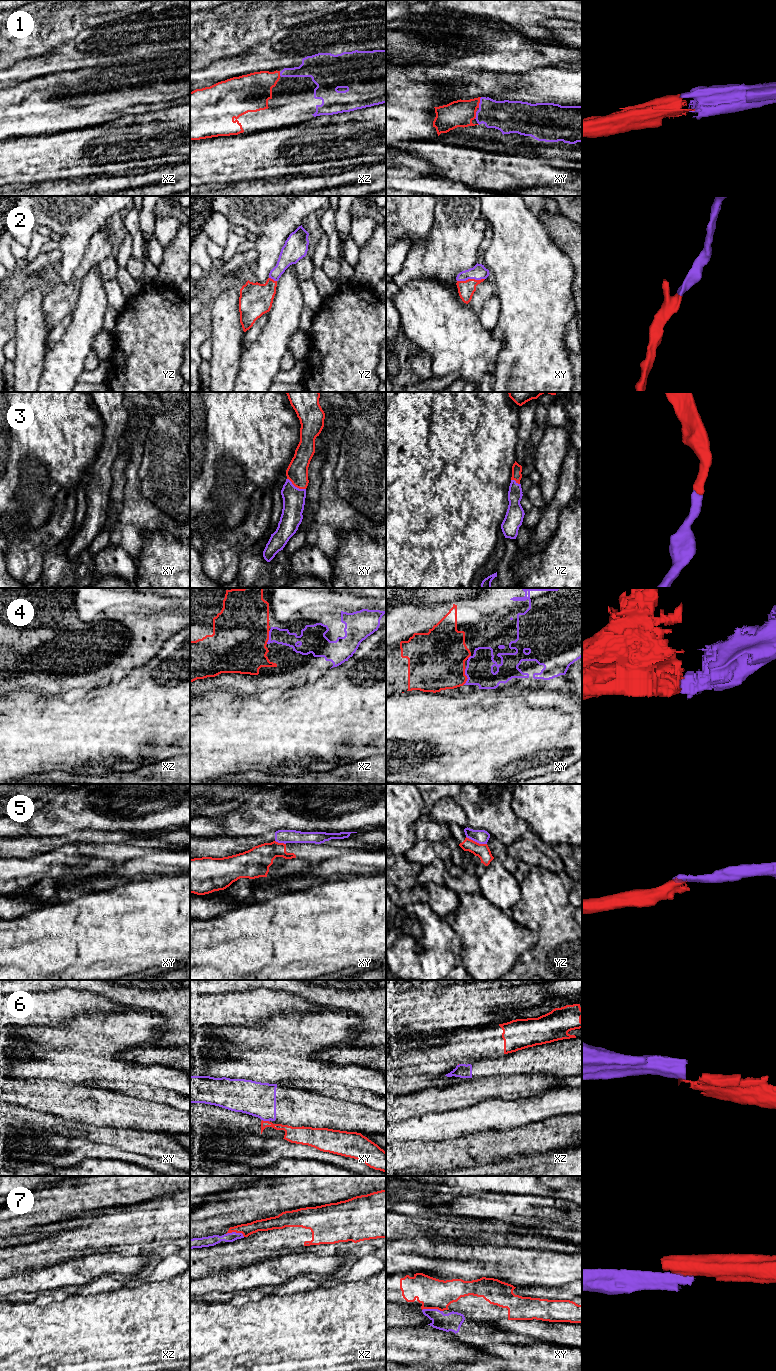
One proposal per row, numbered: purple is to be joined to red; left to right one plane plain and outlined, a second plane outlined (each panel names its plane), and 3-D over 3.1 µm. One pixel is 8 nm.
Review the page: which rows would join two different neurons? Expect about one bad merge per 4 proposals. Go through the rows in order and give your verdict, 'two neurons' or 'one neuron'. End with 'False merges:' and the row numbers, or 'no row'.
1: one neuron
2: one neuron
3: one neuron
4: one neuron
5: two neurons
6: two neurons
7: two neurons
False merges: 5, 6, 7

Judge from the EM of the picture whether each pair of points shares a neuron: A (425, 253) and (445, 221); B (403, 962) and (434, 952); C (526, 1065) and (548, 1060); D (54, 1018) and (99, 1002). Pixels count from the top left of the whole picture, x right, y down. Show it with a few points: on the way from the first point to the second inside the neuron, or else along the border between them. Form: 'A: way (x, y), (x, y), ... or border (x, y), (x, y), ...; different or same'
A: way (433, 245), (445, 233), (445, 229); same
B: way (411, 958), (421, 957), (426, 954); same
C: way (531, 1060), (543, 1060); same
D: way (65, 1007), (69, 1003), (88, 1003); same

